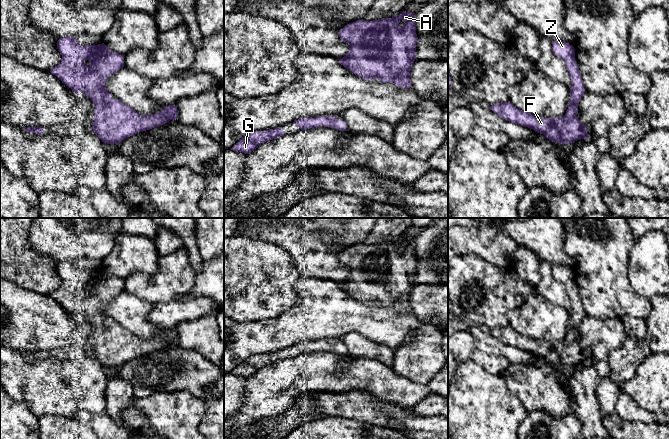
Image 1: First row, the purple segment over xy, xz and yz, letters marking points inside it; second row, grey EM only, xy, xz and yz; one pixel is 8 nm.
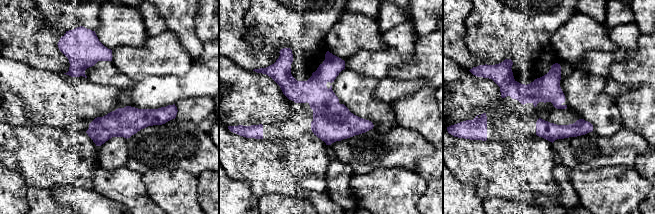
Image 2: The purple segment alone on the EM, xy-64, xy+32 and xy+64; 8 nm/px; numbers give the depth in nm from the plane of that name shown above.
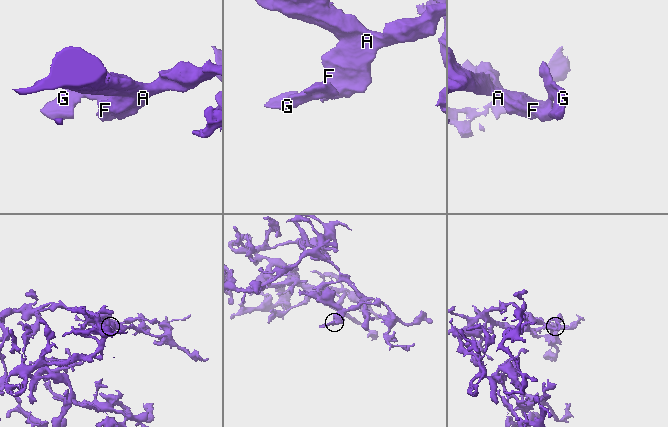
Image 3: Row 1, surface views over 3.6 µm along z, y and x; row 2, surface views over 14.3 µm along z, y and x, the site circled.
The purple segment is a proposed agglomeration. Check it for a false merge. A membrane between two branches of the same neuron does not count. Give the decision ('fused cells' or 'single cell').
single cell

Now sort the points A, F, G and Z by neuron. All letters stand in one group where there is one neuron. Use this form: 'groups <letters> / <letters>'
groups A F G Z

